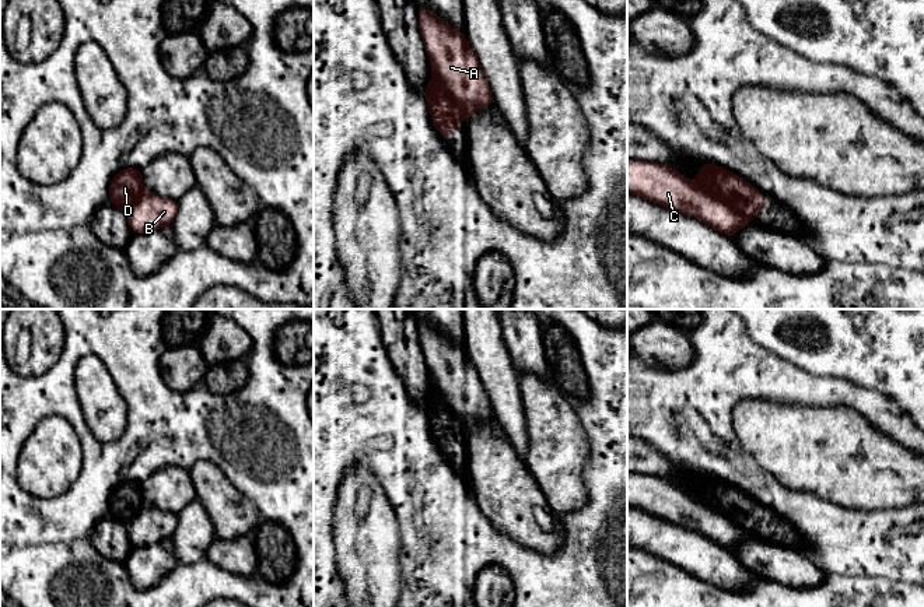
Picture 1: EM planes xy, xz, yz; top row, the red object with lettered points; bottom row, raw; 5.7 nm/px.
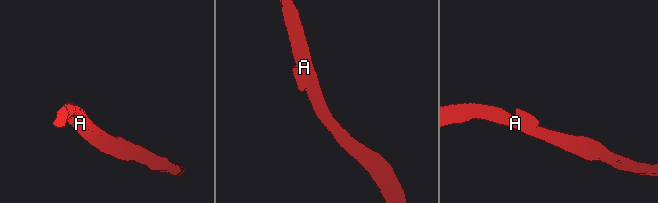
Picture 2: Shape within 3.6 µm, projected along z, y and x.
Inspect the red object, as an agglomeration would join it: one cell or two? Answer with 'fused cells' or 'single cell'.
fused cells

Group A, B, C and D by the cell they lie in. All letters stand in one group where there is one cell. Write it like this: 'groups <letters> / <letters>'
groups A B C / D

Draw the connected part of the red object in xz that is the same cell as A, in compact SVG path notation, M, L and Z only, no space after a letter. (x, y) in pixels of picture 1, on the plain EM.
M419 320L419 341L431 380L451 408L454 420L468 428L479 421L490 421L490 399L465 345L452 343L426 320Z

